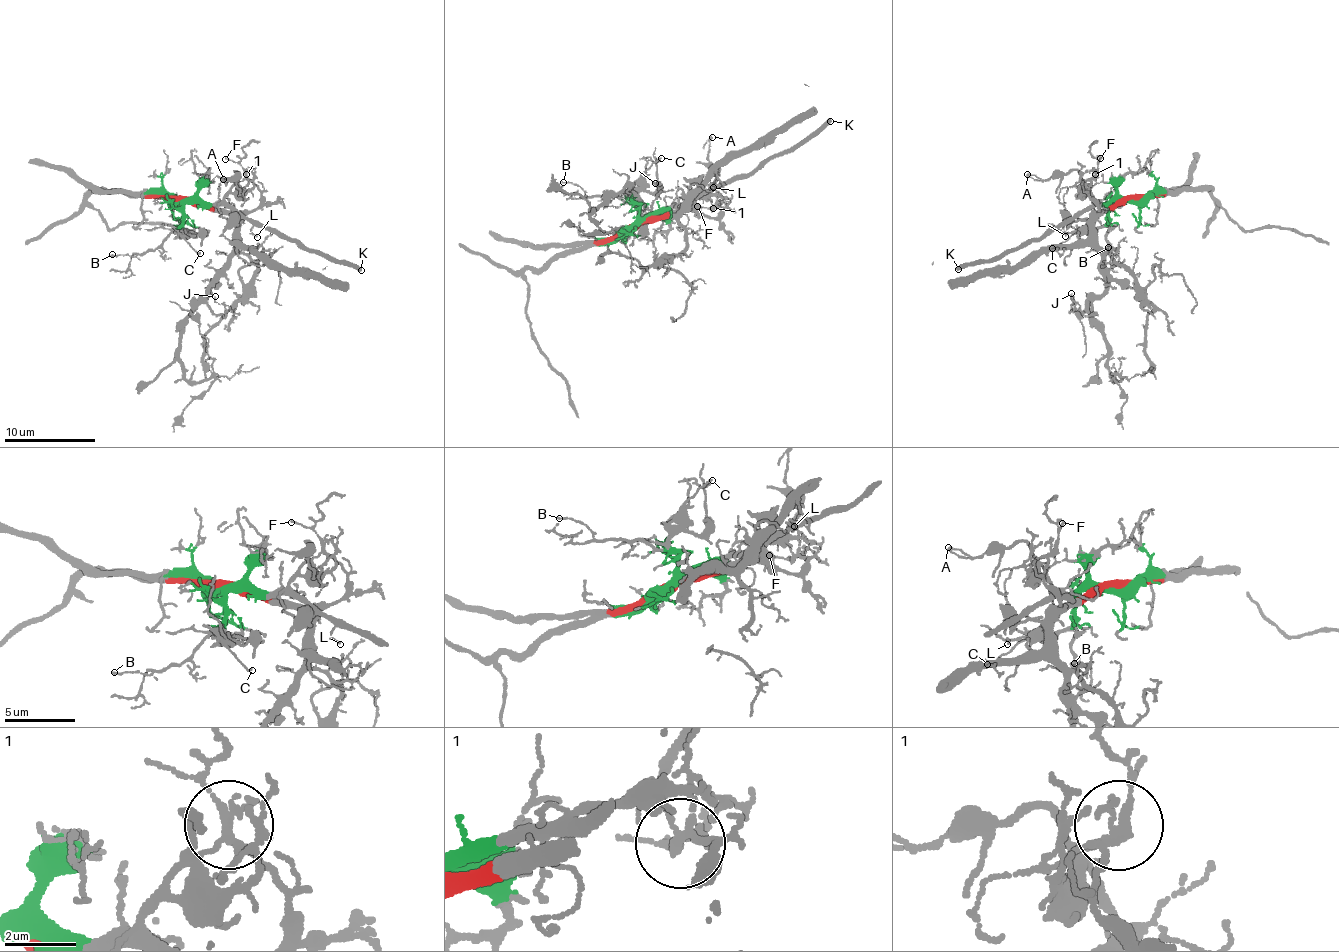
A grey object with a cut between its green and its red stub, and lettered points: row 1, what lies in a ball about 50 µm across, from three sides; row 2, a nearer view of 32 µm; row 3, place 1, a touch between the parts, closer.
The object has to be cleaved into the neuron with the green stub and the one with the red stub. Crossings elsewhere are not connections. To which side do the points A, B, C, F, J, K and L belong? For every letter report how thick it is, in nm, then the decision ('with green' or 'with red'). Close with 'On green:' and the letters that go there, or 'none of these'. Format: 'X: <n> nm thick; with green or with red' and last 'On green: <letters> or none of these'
A: 100 nm thick; with green
B: 140 nm thick; with green
C: 110 nm thick; with green
F: 100 nm thick; with red
J: 120 nm thick; with red
K: 400 nm thick; with green
L: 120 nm thick; with green
On green: A, B, C, K, L

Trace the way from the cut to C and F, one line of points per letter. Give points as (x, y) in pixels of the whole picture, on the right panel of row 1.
C: (1136, 200), (1121, 202), (1103, 225), (1083, 229), (1053, 249)
F: (1136, 200), (1095, 213), (1099, 207), (1088, 191), (1100, 157)

